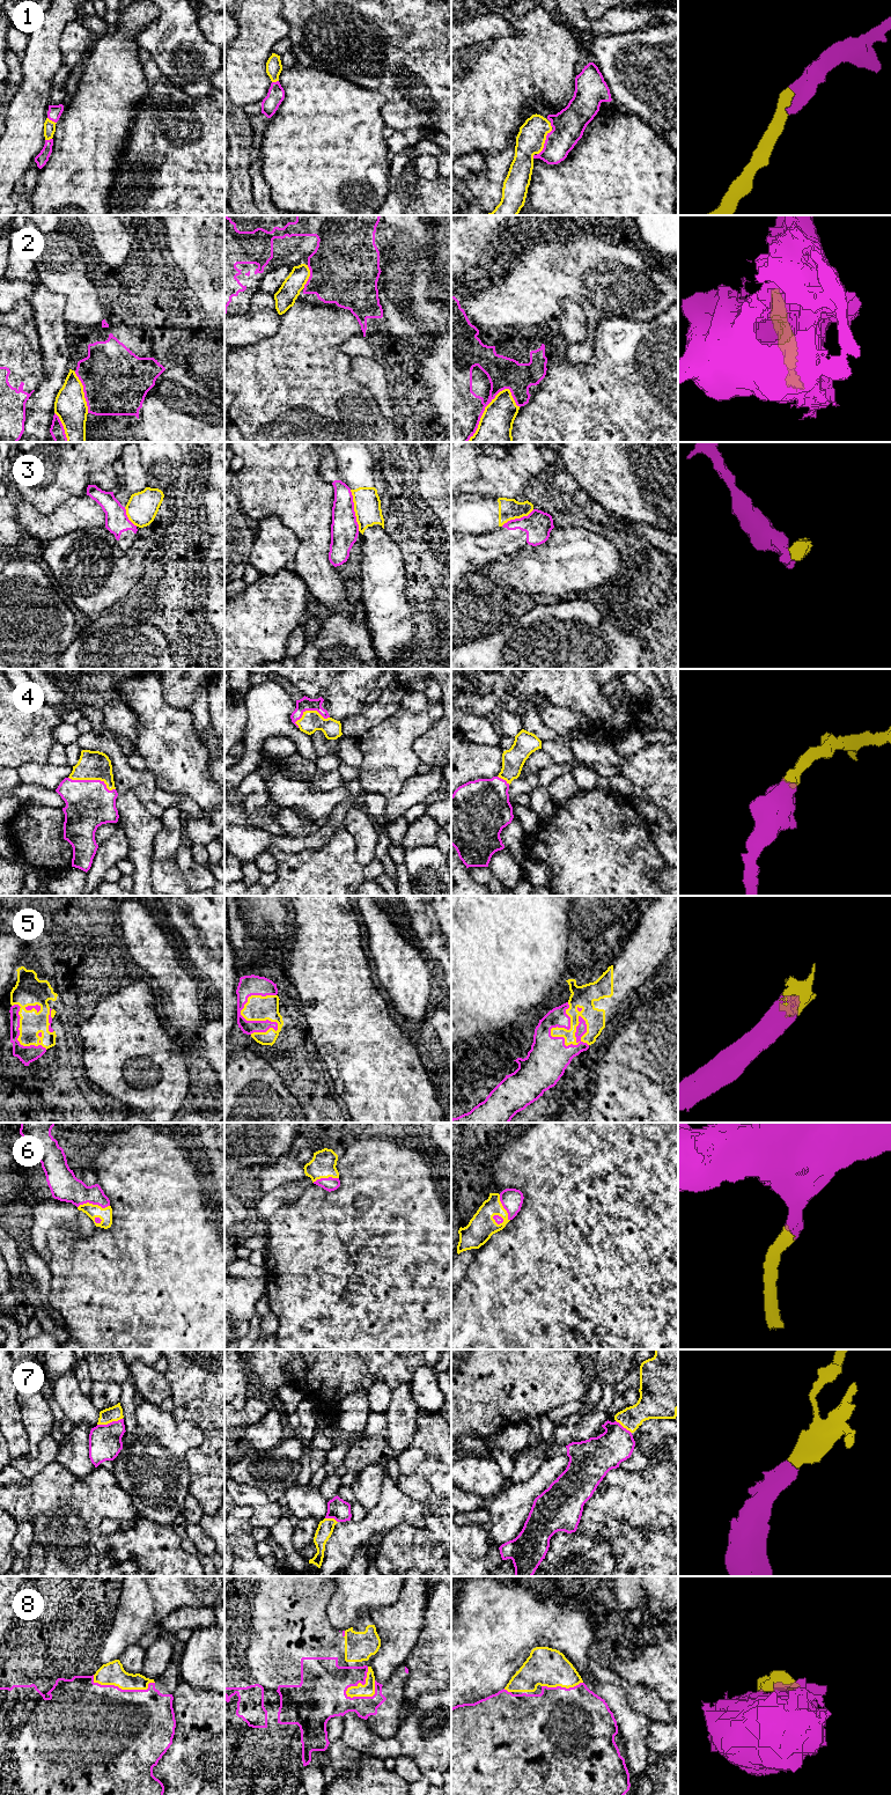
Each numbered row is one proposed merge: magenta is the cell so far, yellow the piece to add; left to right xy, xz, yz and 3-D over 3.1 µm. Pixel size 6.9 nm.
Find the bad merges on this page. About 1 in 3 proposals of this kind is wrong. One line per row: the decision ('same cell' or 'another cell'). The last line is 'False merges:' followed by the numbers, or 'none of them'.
1: same cell
2: another cell
3: another cell
4: same cell
5: same cell
6: same cell
7: same cell
8: same cell
False merges: 2, 3

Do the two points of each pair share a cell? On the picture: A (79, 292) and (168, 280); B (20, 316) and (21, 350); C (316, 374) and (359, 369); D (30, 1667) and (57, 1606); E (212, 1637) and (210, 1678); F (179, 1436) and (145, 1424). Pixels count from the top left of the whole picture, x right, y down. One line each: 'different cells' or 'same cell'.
A: different cells
B: same cell
C: different cells
D: same cell
E: same cell
F: same cell

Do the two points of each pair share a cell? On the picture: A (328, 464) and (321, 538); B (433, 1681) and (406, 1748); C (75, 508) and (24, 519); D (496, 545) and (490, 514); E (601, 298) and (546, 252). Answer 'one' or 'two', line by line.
A: two
B: two
C: one
D: two
E: one

